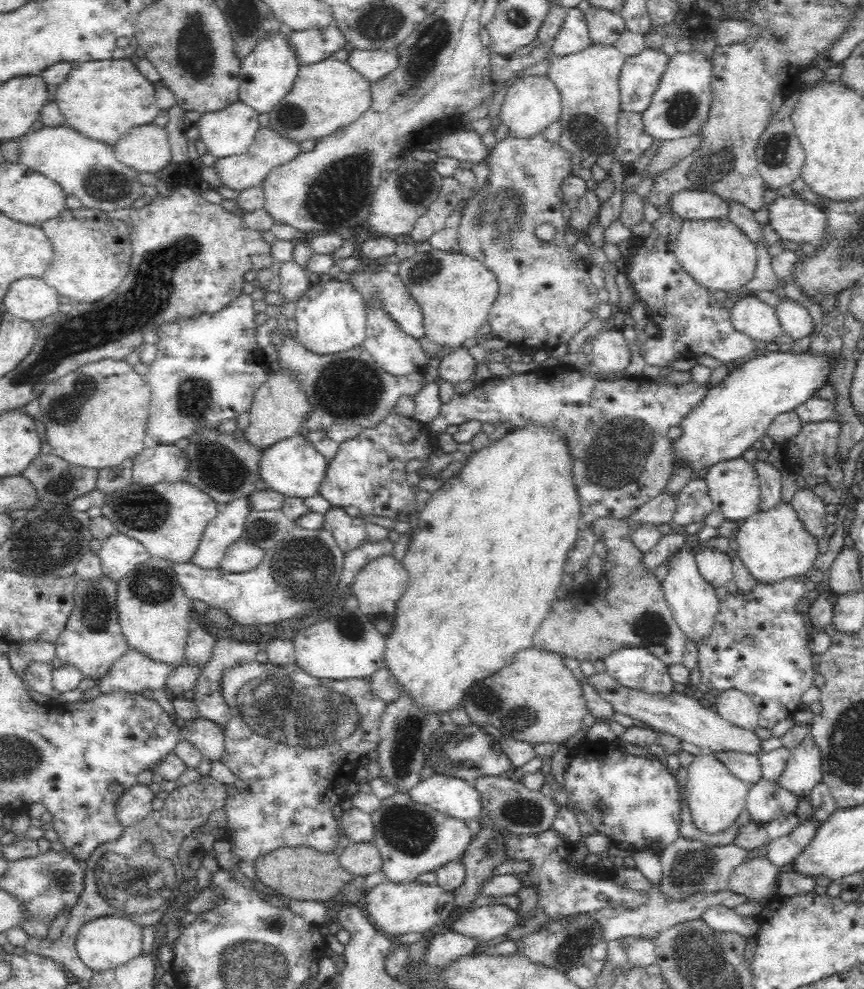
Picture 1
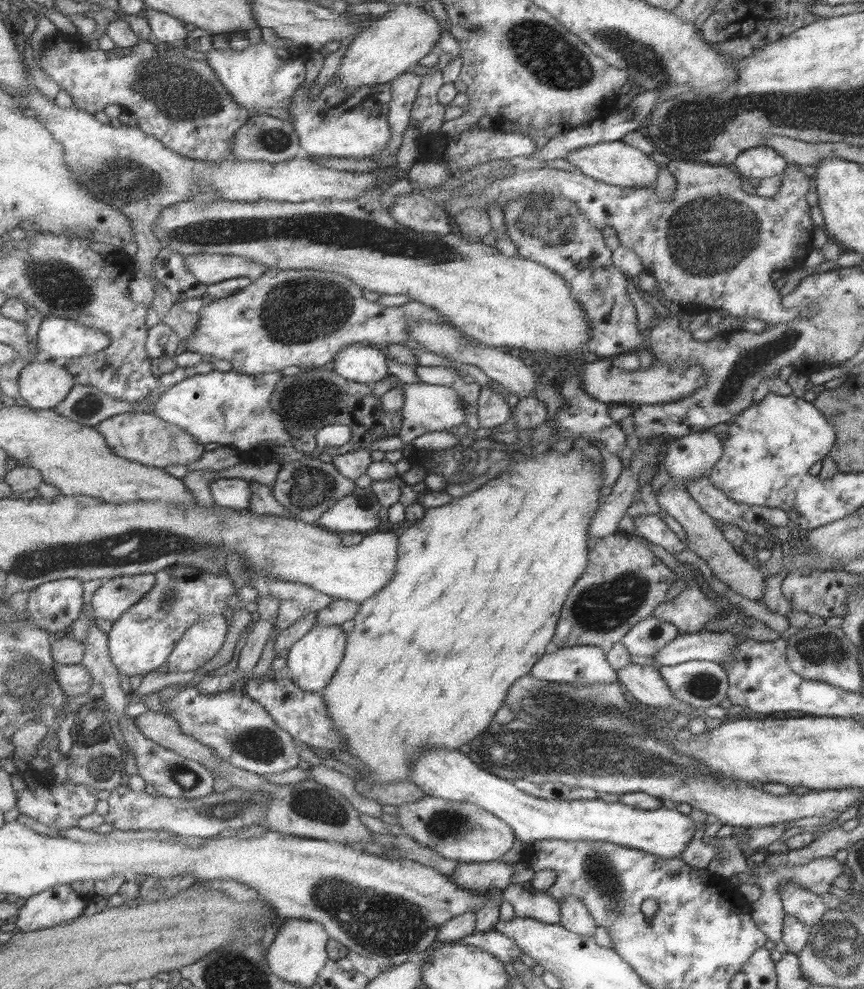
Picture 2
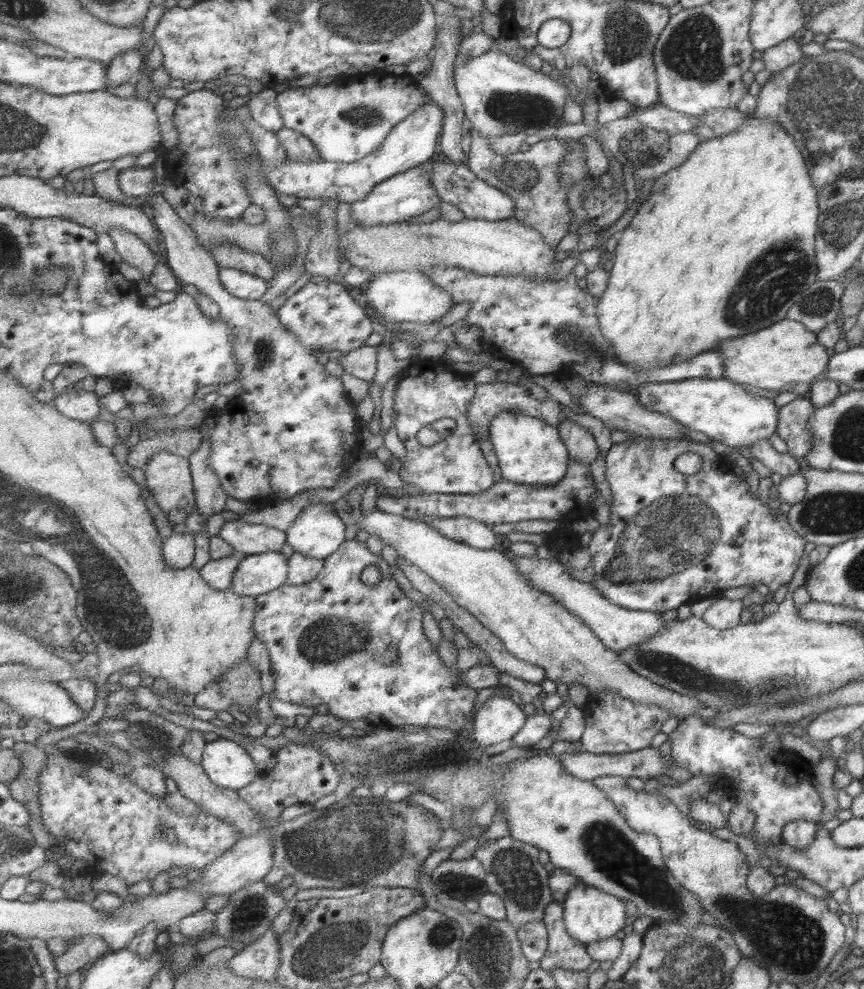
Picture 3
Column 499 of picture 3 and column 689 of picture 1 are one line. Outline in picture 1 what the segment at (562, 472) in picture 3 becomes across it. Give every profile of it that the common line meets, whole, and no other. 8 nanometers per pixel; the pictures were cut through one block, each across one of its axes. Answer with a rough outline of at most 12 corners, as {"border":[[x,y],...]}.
{"border":[[761,350],[681,424],[676,465],[742,457],[840,354]]}

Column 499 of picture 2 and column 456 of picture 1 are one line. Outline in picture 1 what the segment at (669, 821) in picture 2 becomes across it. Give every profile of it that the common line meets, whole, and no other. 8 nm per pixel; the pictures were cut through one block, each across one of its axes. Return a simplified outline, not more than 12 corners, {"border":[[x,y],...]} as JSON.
{"border":[[432,774],[409,790],[412,800],[471,821],[481,814],[473,783]]}

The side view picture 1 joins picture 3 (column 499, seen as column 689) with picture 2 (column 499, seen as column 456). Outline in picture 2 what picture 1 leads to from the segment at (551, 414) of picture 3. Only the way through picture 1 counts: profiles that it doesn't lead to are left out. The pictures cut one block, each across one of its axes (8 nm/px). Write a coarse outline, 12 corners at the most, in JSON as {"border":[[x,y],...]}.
{"border":[[482,387],[478,416],[482,427],[512,420],[512,408],[491,387]]}

